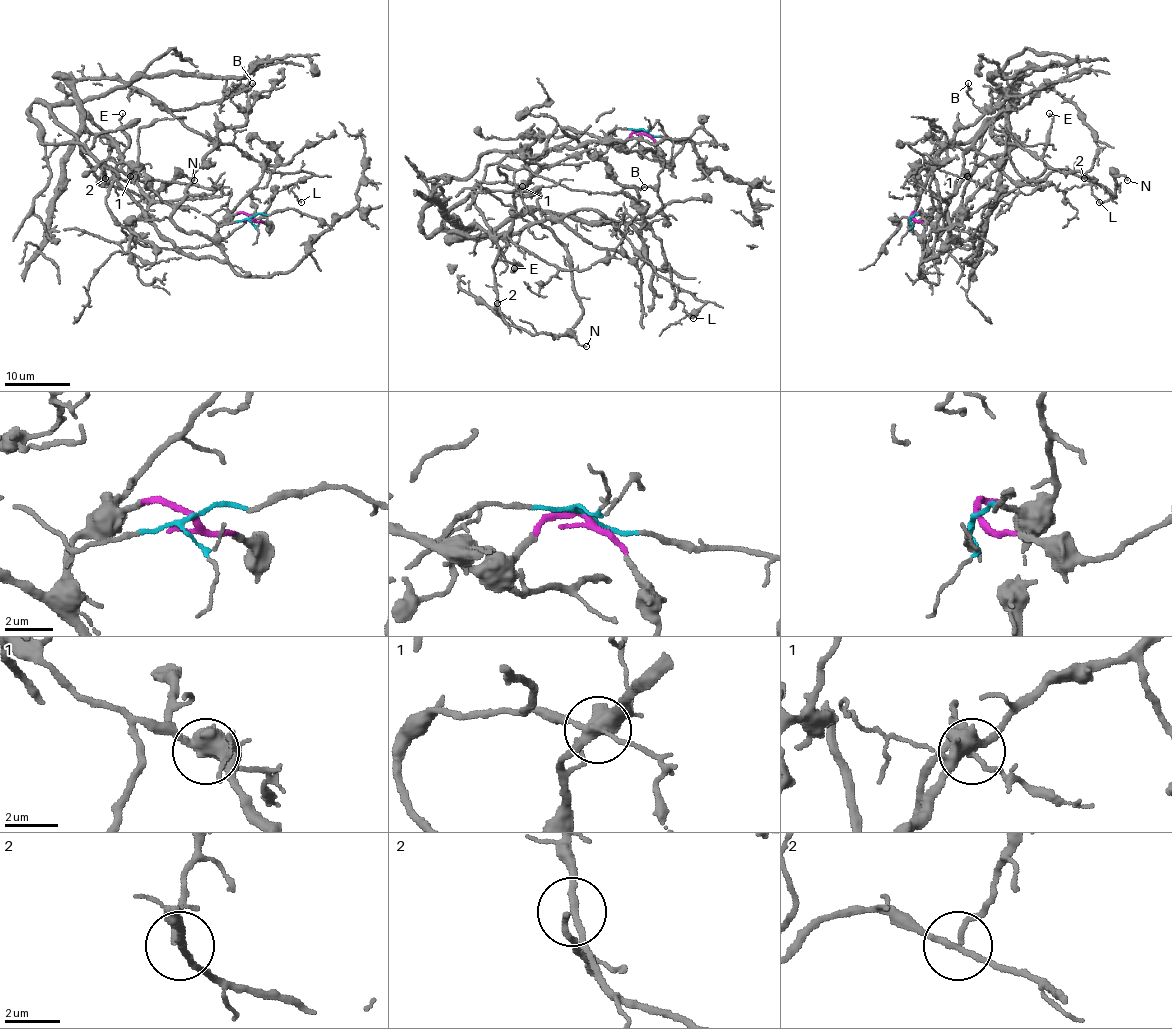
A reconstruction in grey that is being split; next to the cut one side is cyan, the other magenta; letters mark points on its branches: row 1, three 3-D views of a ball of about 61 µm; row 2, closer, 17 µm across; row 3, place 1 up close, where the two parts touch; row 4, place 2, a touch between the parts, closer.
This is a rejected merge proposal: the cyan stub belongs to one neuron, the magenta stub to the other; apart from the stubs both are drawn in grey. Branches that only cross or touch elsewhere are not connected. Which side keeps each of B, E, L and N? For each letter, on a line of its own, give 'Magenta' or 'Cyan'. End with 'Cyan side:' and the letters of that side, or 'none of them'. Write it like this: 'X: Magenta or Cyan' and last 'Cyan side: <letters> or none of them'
B: Magenta
E: Magenta
L: Cyan
N: Magenta
Cyan side: L

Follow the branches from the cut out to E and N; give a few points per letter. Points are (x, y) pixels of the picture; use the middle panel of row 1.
E: (643, 131), (536, 159), (487, 151), (462, 179), (434, 185), (421, 230), (434, 232), (470, 194), (515, 268)
N: (643, 131), (536, 159), (487, 151), (423, 210), (426, 235), (470, 194), (497, 245), (502, 317), (585, 347)

